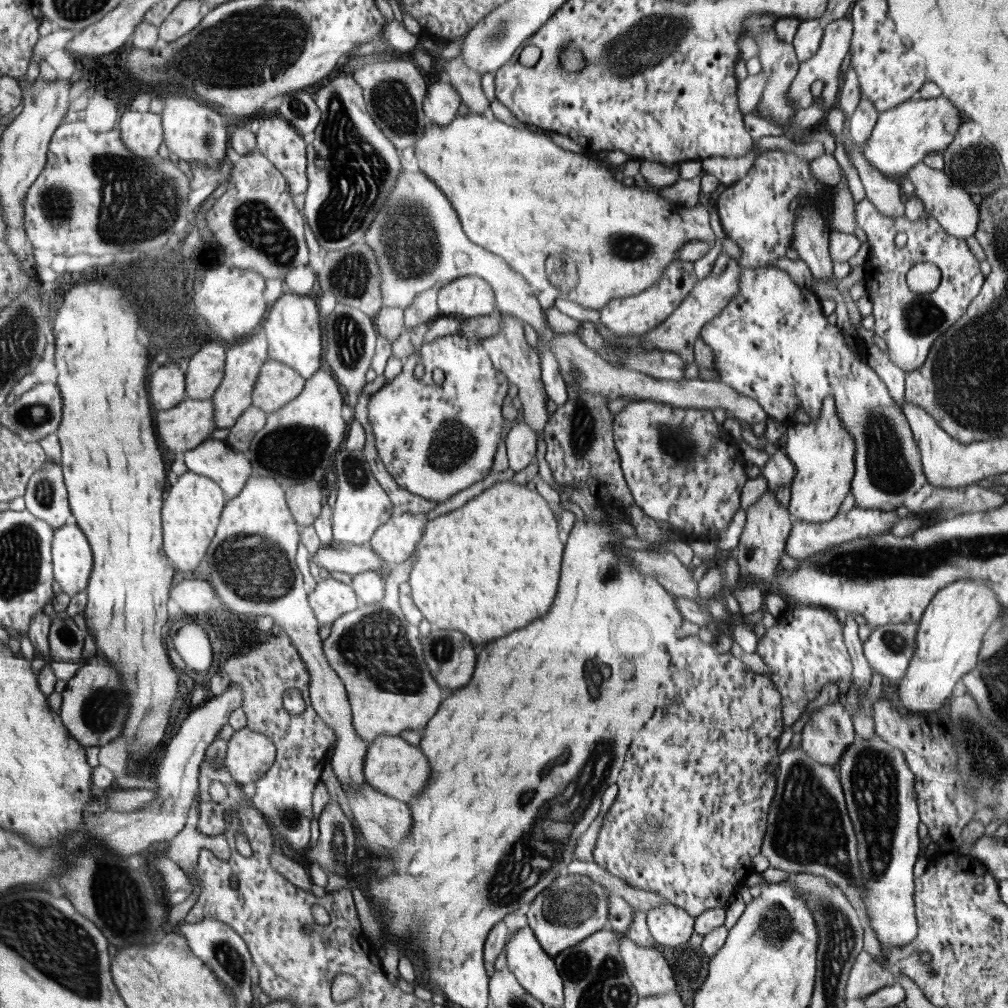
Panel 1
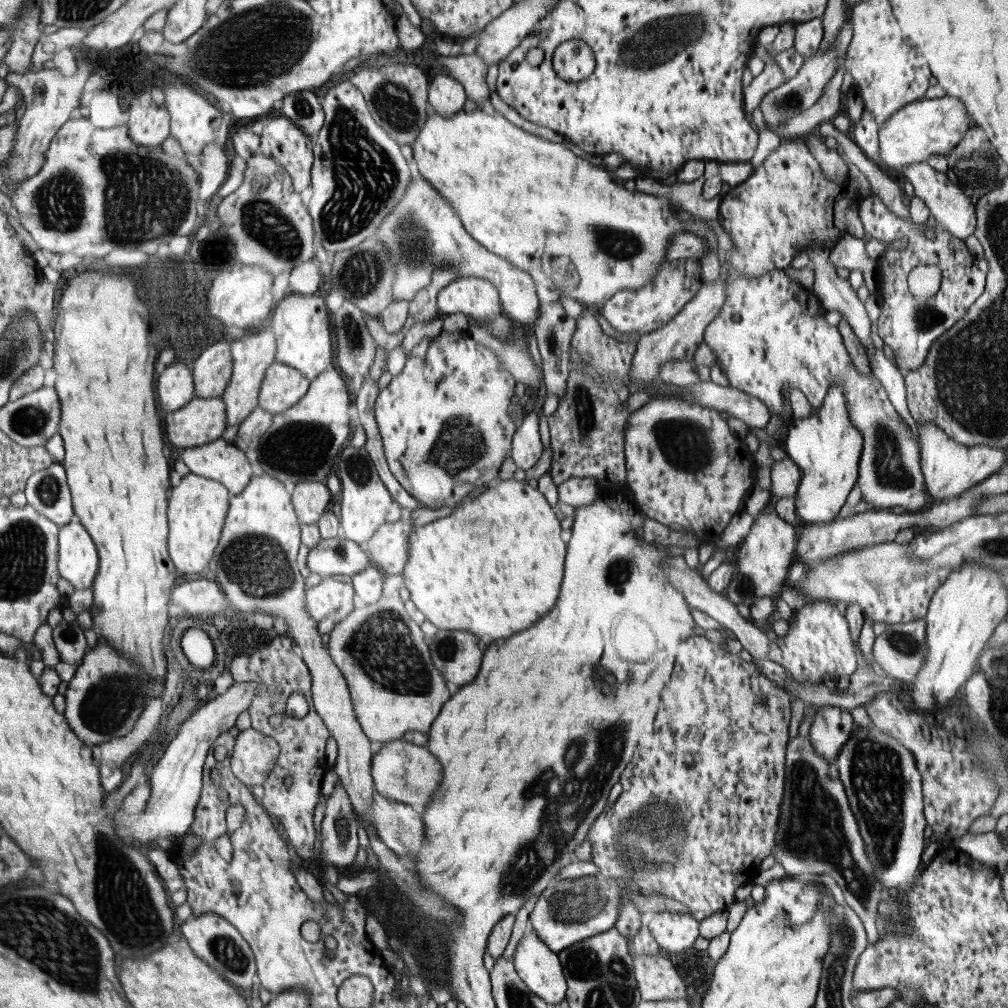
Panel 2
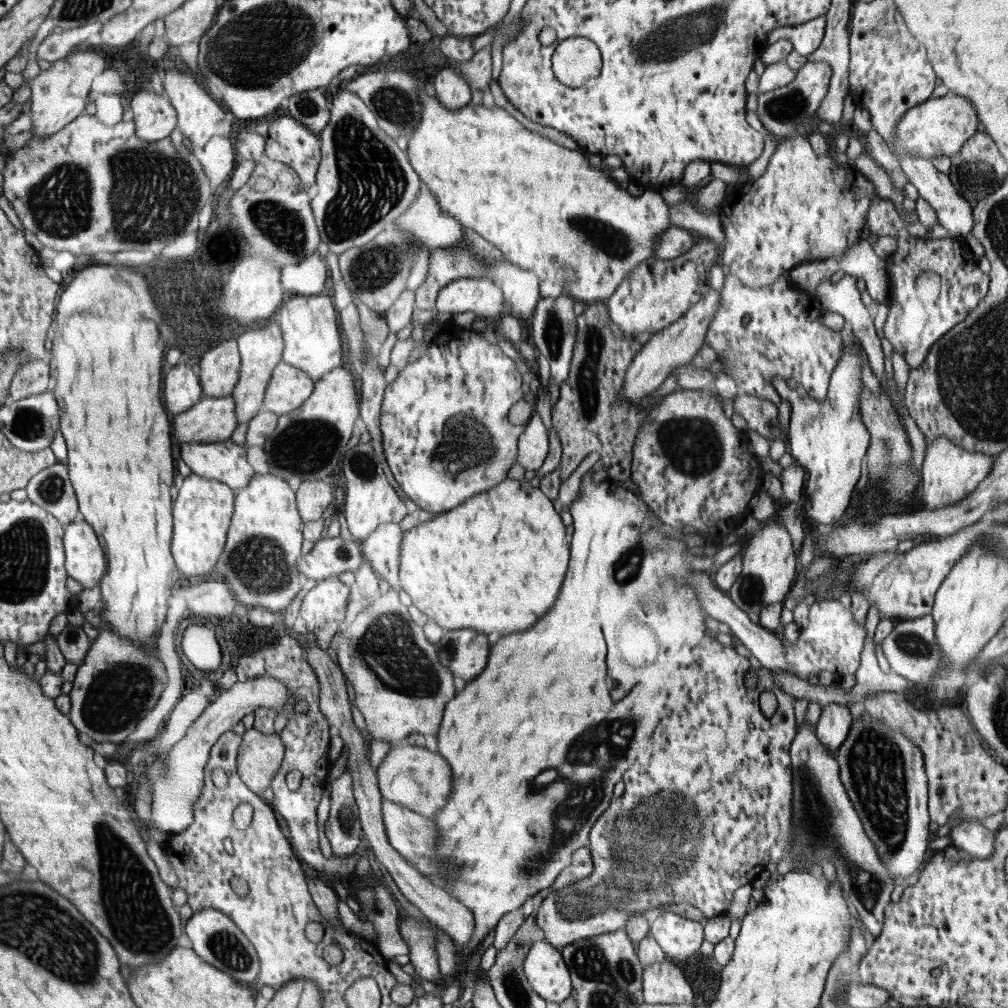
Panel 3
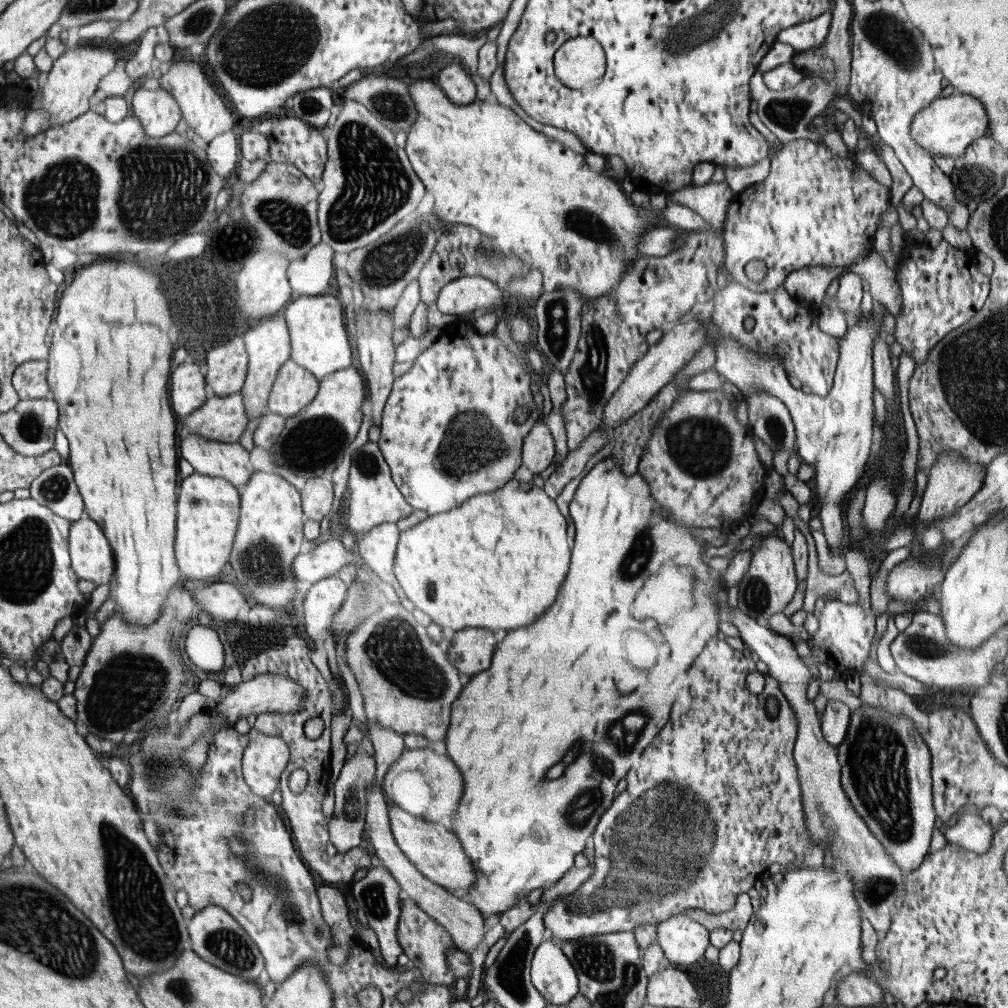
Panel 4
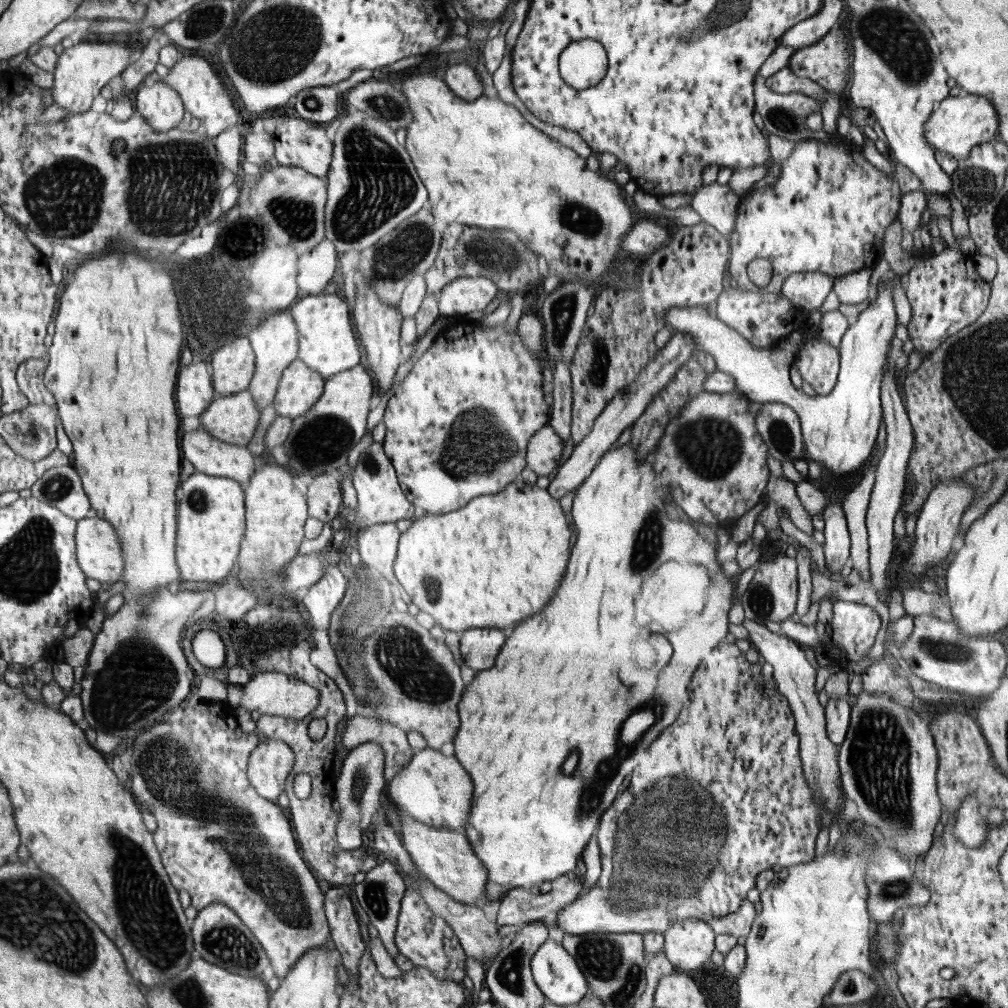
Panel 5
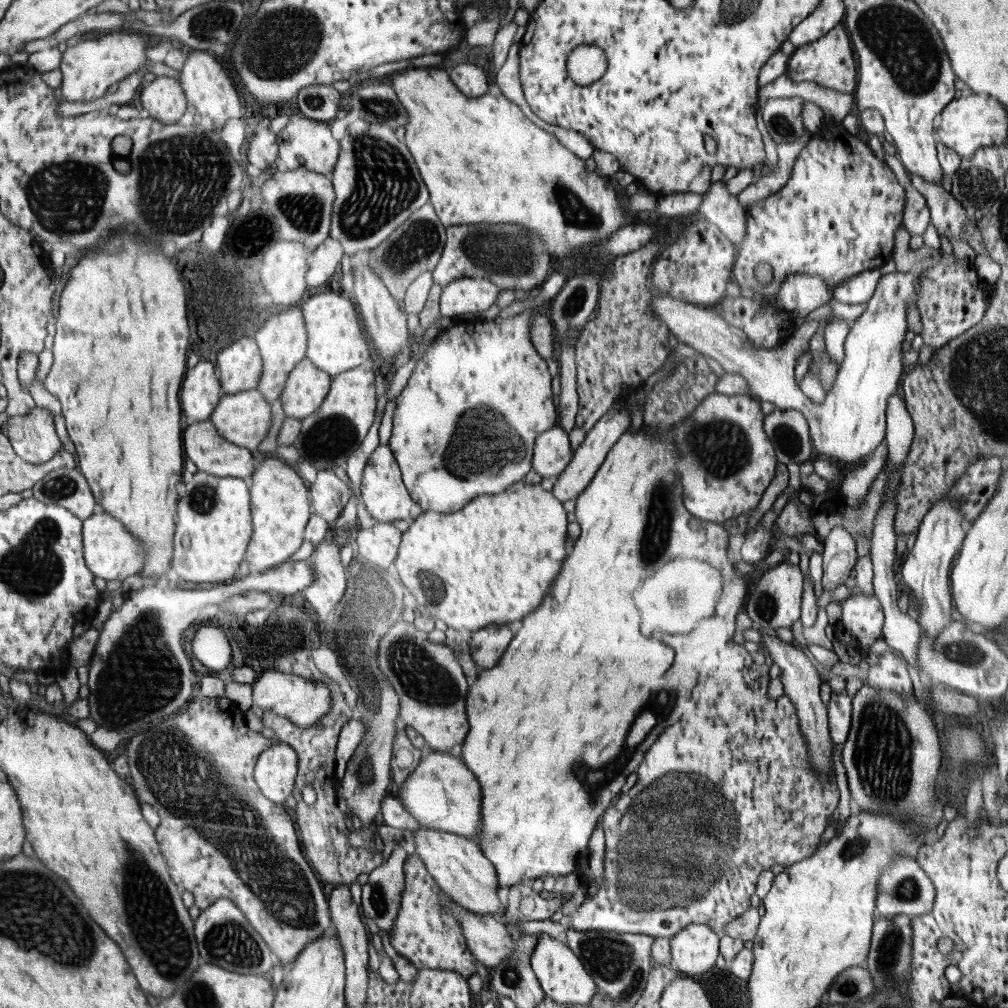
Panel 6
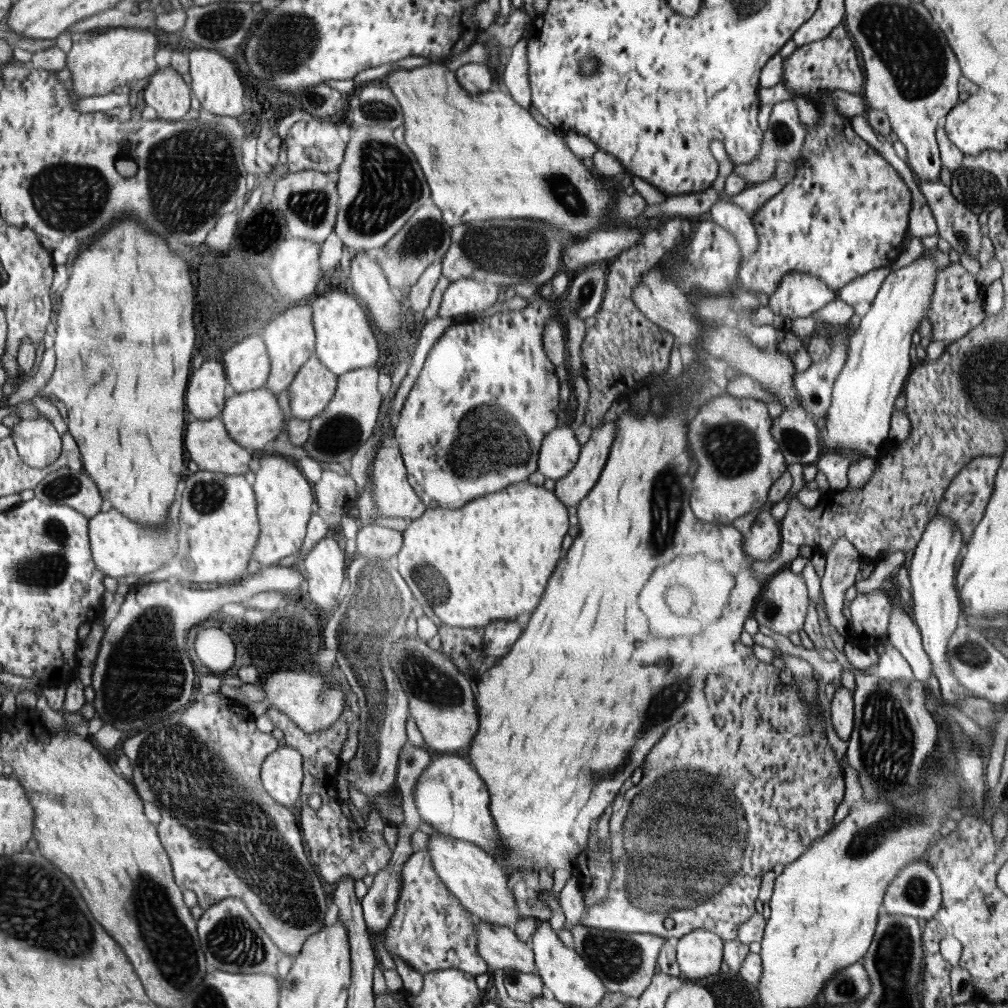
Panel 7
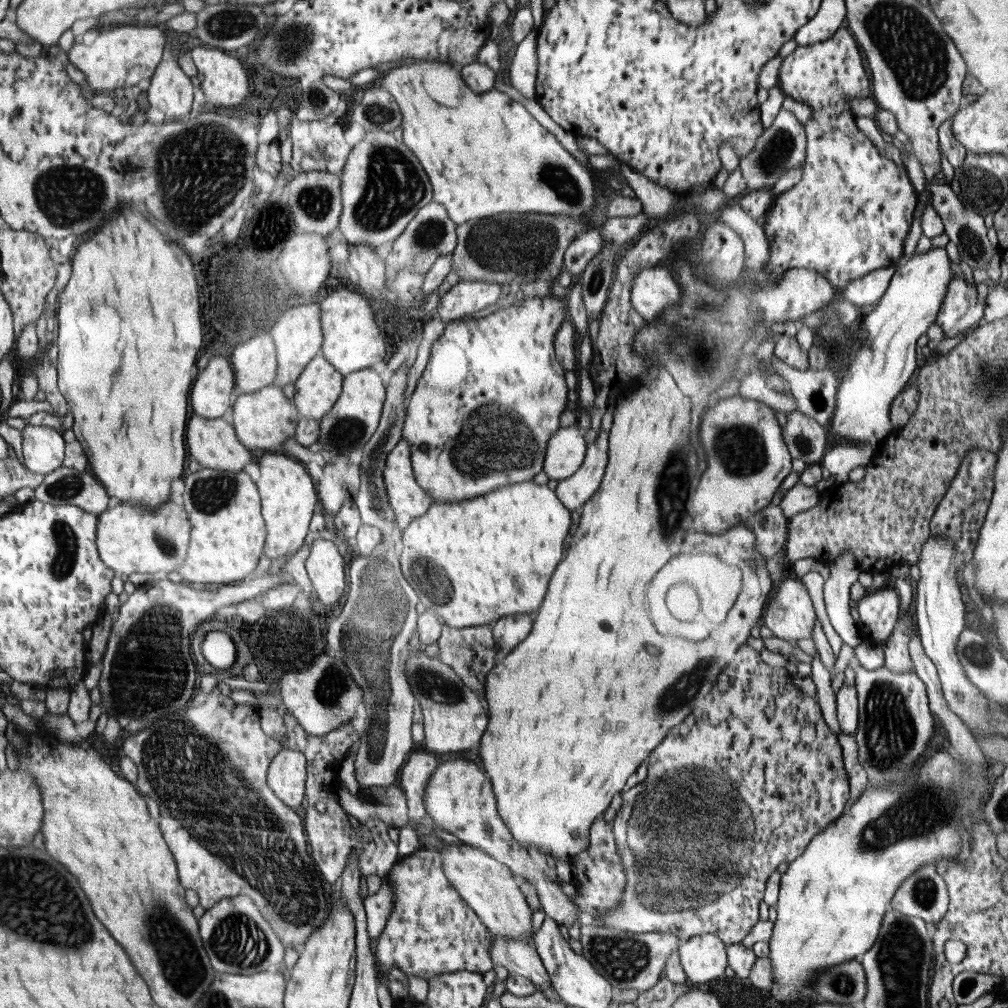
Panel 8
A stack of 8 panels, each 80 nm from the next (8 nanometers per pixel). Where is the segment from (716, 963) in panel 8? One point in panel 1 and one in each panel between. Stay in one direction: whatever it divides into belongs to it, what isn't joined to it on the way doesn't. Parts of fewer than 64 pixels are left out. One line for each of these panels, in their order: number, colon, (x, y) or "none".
1: (670, 925)
2: (675, 932)
3: (679, 938)
4: (683, 940)
5: (688, 944)
6: (694, 950)
7: (700, 952)

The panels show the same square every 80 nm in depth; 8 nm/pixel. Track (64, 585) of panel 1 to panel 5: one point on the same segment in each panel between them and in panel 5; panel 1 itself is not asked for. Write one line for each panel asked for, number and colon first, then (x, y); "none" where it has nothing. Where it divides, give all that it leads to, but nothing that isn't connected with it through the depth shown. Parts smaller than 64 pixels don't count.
2: (78, 557)
3: (86, 560)
4: (92, 556)
5: (100, 554)

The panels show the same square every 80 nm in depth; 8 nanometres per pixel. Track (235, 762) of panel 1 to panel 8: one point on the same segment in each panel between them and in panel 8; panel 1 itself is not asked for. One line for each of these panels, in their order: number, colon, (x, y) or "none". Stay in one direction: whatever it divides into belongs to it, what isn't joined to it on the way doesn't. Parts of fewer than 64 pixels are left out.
2: (255, 755)
3: (259, 759)
4: (265, 760)
5: (272, 763)
6: (277, 769)
7: (282, 775)
8: (287, 775)

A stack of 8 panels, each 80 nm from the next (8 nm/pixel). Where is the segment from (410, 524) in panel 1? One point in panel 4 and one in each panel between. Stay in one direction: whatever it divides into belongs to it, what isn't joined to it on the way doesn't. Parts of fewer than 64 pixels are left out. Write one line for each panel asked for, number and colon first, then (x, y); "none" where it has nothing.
2: (389, 547)
3: (384, 543)
4: (377, 547)

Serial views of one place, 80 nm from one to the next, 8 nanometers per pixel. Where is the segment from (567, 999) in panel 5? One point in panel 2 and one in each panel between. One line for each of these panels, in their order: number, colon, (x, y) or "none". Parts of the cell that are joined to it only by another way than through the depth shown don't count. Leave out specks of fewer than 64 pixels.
2: (540, 968)
3: (544, 966)
4: (553, 975)

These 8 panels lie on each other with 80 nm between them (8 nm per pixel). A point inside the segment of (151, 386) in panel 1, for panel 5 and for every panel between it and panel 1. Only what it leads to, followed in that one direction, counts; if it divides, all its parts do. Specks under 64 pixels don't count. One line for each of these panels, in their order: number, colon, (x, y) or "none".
2: (176, 386)
3: (182, 389)
4: (188, 393)
5: (195, 392)

